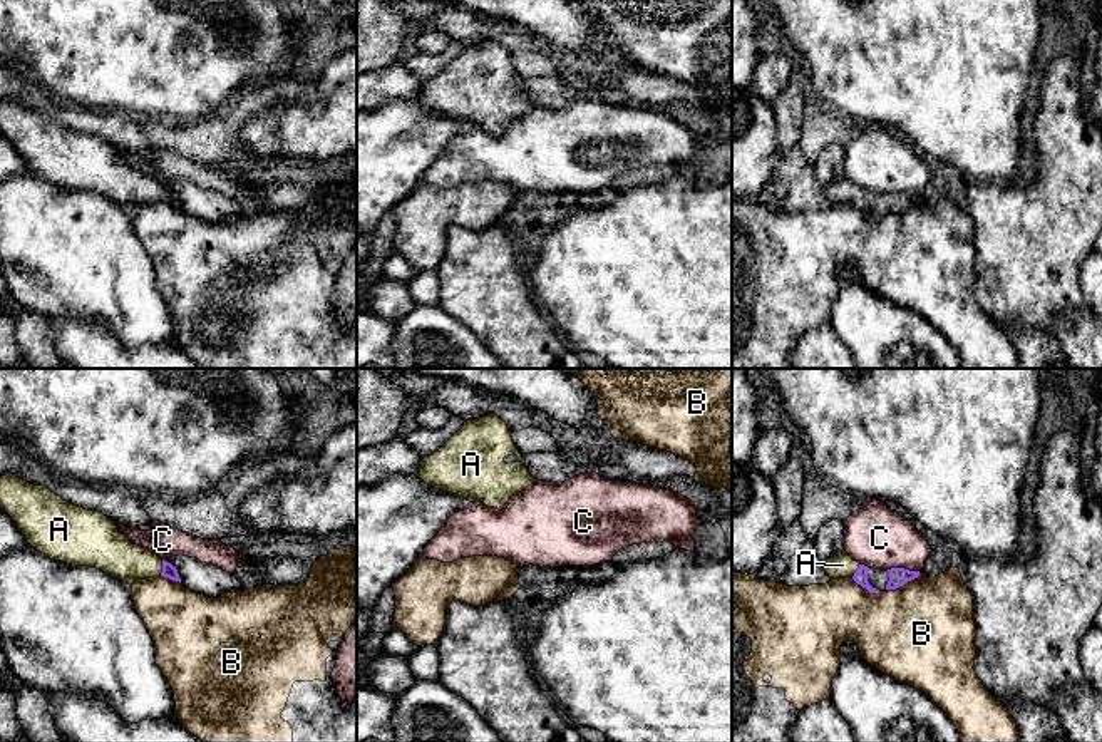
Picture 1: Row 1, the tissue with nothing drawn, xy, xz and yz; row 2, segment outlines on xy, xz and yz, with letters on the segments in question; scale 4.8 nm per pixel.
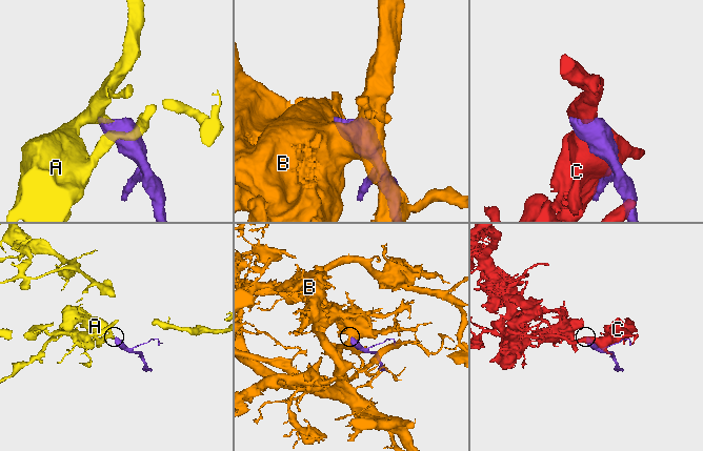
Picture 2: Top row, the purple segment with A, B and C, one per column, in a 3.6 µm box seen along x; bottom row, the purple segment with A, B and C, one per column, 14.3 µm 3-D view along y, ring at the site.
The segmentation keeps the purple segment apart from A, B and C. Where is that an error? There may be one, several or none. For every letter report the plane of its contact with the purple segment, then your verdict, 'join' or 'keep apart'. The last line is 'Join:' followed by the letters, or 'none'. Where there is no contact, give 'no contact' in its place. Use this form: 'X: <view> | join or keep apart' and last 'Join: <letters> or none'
A: xy | join
B: yz | keep apart
C: yz | keep apart
Join: A

